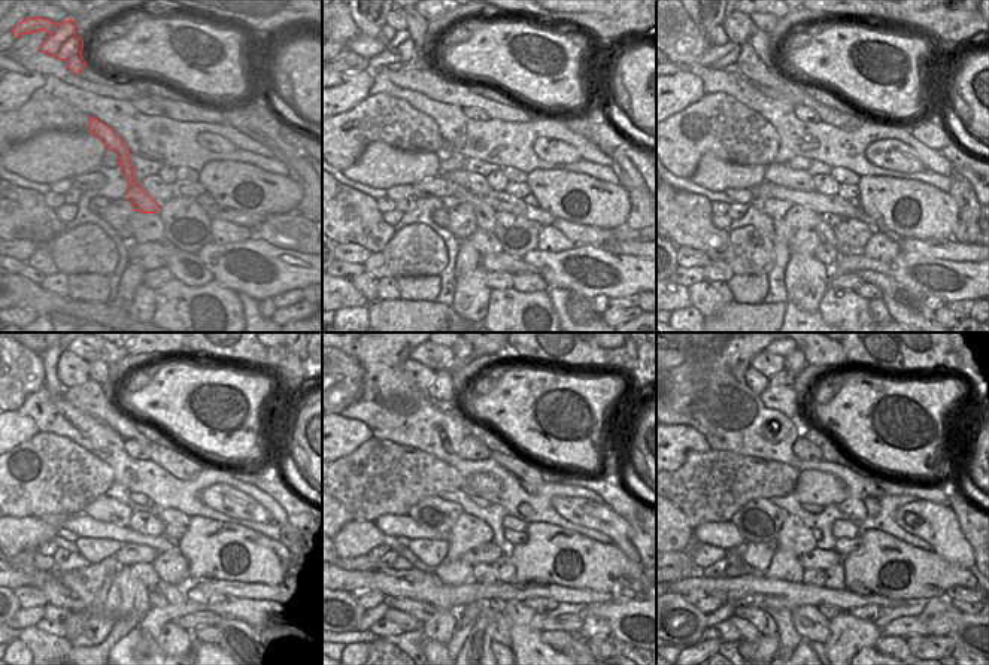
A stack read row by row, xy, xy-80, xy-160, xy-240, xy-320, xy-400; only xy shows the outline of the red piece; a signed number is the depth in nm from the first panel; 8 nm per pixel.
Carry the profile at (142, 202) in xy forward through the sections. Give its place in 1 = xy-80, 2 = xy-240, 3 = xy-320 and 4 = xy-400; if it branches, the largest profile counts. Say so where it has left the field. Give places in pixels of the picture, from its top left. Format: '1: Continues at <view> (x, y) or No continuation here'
1: Continues at xy-80 (485, 216)
2: Continues at xy-240 (175, 594)
3: Continues at xy-320 (524, 635)
4: Continues at xy-400 (849, 635)

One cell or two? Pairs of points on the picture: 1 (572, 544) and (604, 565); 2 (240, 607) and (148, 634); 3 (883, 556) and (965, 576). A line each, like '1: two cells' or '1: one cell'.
1: one cell
2: one cell
3: one cell

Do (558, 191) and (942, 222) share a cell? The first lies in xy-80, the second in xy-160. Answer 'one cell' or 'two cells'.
one cell

